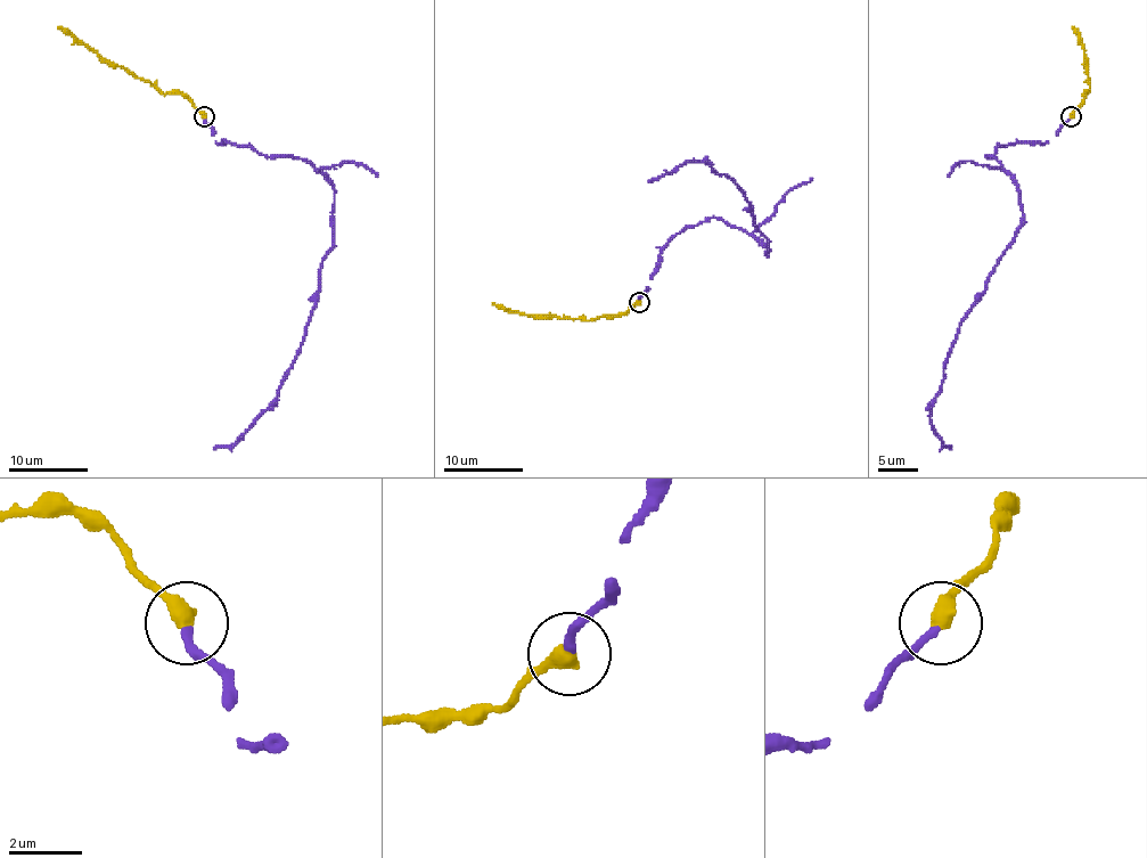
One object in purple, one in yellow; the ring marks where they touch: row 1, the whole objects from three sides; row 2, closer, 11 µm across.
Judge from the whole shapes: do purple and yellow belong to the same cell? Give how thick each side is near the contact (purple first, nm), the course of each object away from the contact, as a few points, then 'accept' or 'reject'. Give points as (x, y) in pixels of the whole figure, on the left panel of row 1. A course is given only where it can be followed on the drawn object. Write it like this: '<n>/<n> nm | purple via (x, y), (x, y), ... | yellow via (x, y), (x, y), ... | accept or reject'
200/480 nm | purple via (204, 117), (215, 141), (310, 163), (334, 190), (333, 247), (293, 366), (275, 402), (234, 443), (213, 449) | yellow via (204, 117), (180, 94), (162, 94), (119, 66), (109, 66), (57, 26) | accept

